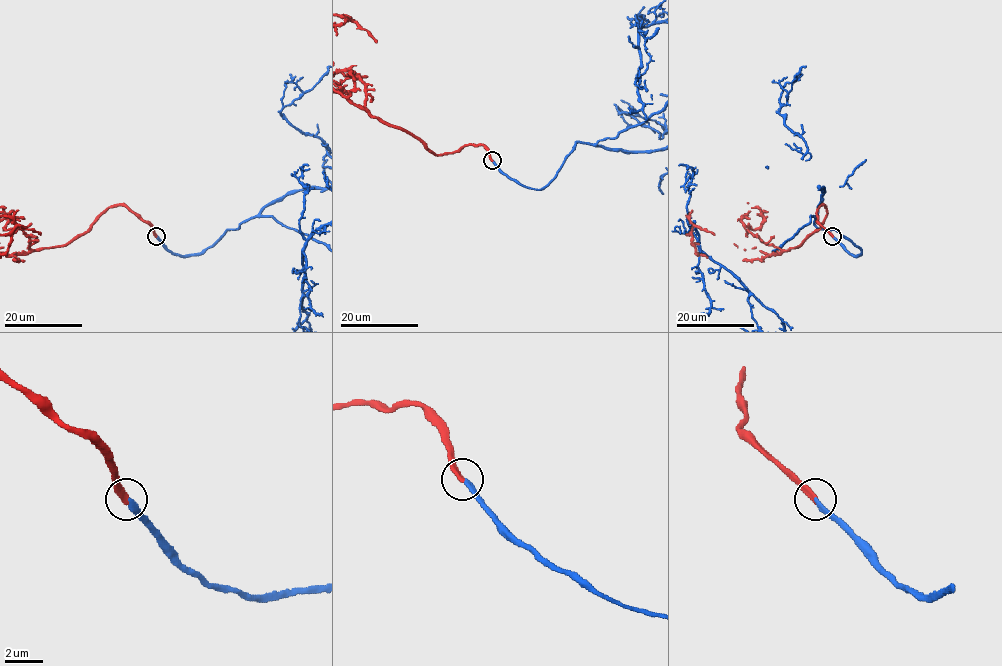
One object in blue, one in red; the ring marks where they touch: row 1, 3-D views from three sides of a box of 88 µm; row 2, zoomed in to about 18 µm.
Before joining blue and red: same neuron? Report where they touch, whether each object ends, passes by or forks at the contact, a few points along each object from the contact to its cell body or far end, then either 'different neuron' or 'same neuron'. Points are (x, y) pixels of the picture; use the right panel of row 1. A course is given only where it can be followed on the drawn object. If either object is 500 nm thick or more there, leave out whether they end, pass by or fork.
(832, 236) | blue ends | red ends | red via (832, 236), (817, 222), (822, 205), (818, 229), (781, 253), (698, 255), (690, 236) | same neuron

